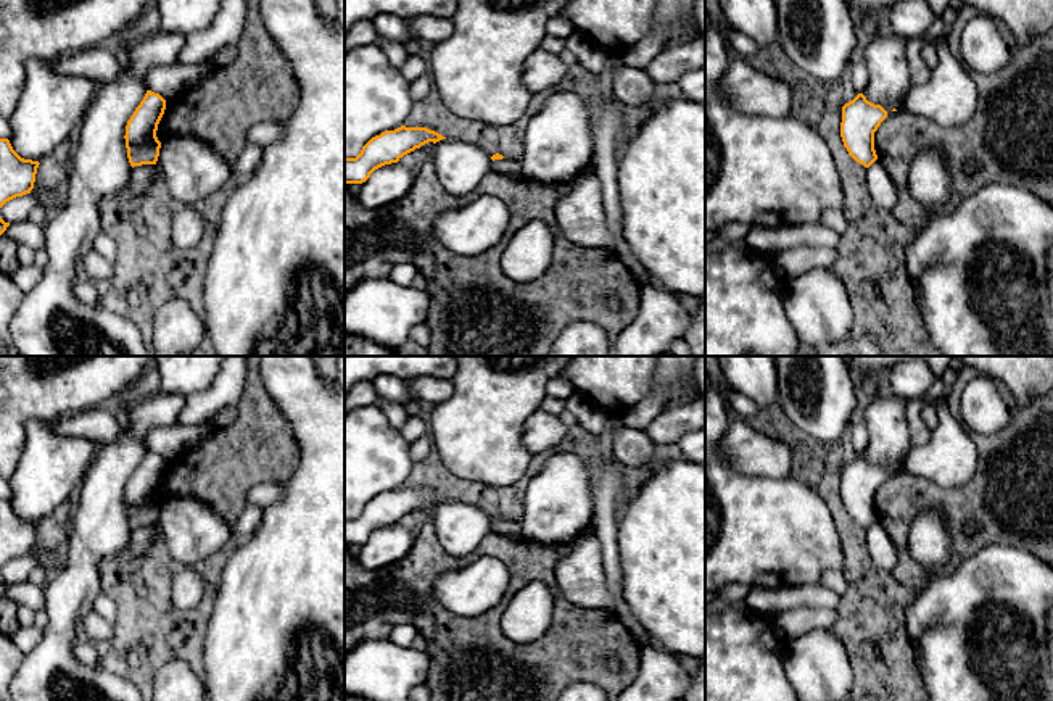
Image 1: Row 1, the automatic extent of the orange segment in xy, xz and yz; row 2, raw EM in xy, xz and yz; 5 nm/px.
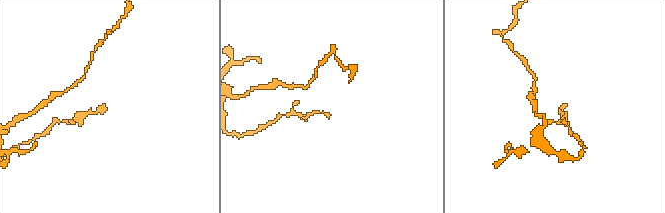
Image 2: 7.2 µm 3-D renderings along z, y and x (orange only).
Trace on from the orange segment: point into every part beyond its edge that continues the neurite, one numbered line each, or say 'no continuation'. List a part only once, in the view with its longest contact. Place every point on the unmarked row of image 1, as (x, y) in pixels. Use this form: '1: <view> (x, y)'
no continuation

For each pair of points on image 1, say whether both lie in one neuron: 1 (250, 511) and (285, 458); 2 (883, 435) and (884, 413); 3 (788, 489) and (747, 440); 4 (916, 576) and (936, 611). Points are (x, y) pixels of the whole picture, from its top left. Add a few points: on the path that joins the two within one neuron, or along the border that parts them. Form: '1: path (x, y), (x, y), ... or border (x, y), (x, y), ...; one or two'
1: border (248, 505), (231, 526); two
2: path (884, 431), (884, 418); one
3: border (741, 472), (767, 477), (791, 476); two
4: border (924, 582), (915, 592); two

